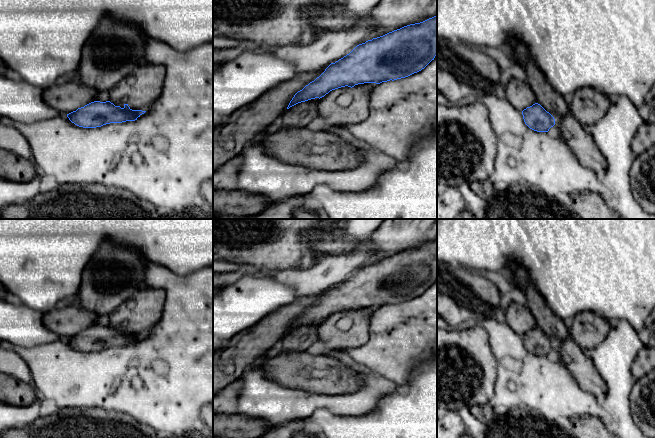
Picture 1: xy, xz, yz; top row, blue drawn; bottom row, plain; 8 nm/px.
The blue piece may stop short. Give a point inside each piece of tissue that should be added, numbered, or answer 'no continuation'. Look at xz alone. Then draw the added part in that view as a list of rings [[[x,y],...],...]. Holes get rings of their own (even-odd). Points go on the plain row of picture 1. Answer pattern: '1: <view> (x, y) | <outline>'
no continuation

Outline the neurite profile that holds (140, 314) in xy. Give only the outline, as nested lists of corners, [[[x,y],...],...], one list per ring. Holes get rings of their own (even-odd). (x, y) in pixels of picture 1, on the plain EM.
[[[142,288],[130,300],[124,302],[109,316],[109,325],[124,332],[127,328],[132,334],[149,334],[160,320],[166,300],[166,291],[161,288]]]

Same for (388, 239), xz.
[[[413,219],[404,224],[394,224],[392,220],[385,220],[369,236],[367,245],[373,252],[374,262],[377,262],[436,239],[437,219]]]

